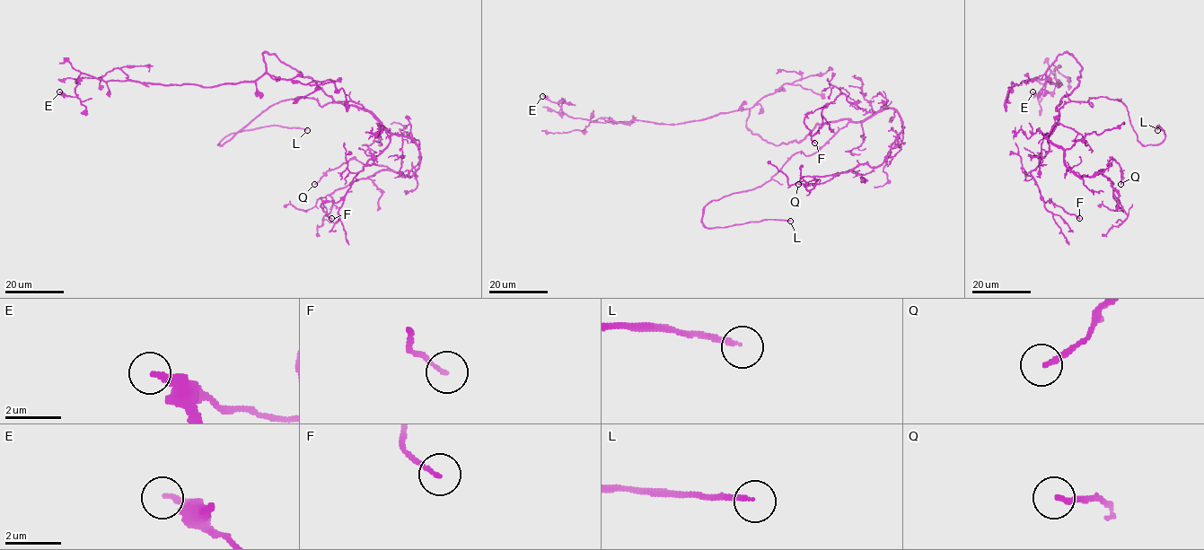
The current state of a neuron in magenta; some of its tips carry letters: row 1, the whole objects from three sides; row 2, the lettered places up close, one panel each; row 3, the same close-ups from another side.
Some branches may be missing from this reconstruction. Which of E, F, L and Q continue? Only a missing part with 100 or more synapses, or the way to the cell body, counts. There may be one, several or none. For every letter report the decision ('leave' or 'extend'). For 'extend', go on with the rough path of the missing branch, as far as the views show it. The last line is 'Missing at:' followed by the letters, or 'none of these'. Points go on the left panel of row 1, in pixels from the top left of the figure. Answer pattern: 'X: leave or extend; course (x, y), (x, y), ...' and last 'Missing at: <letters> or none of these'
E: leave
F: leave
L: extend; course (307, 130), (350, 136), (354, 140)
Q: leave
Missing at: L

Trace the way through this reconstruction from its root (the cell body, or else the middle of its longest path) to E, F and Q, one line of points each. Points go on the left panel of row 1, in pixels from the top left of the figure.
E: (325, 92), (266, 52), (266, 71), (253, 81), (201, 87), (81, 74), (77, 97), (59, 91)
F: (325, 92), (366, 109), (391, 135), (346, 194), (320, 205), (331, 218)
Q: (325, 92), (367, 109), (391, 133), (409, 136), (419, 165), (404, 176), (350, 159), (314, 184)

